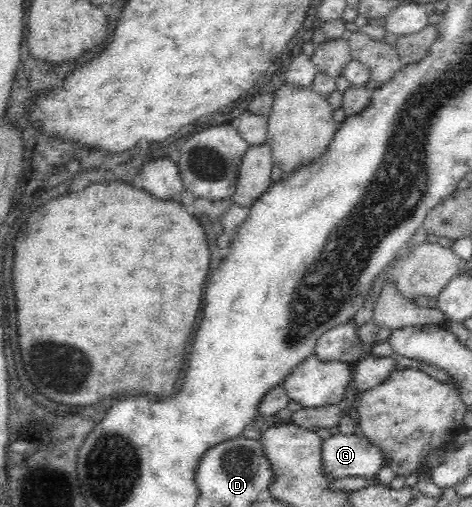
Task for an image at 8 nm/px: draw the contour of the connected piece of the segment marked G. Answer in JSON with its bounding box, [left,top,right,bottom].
[322,433,387,482]

